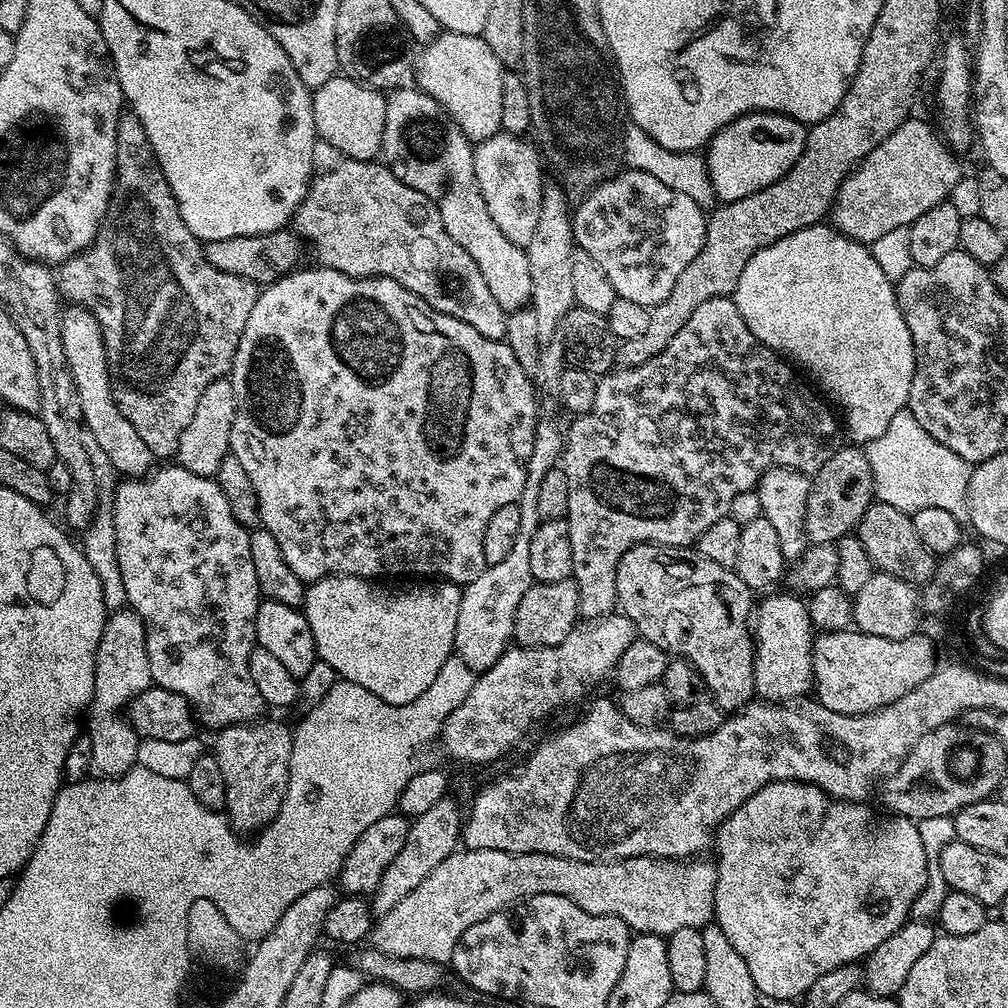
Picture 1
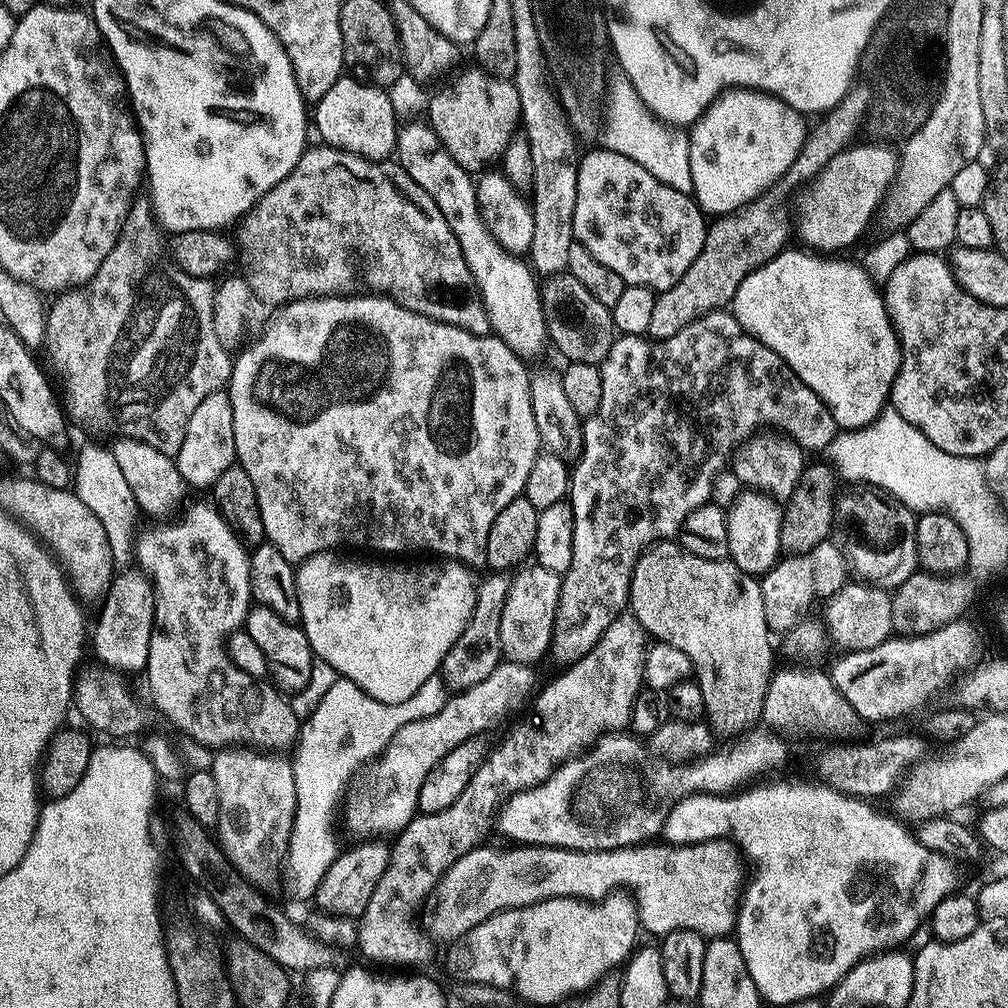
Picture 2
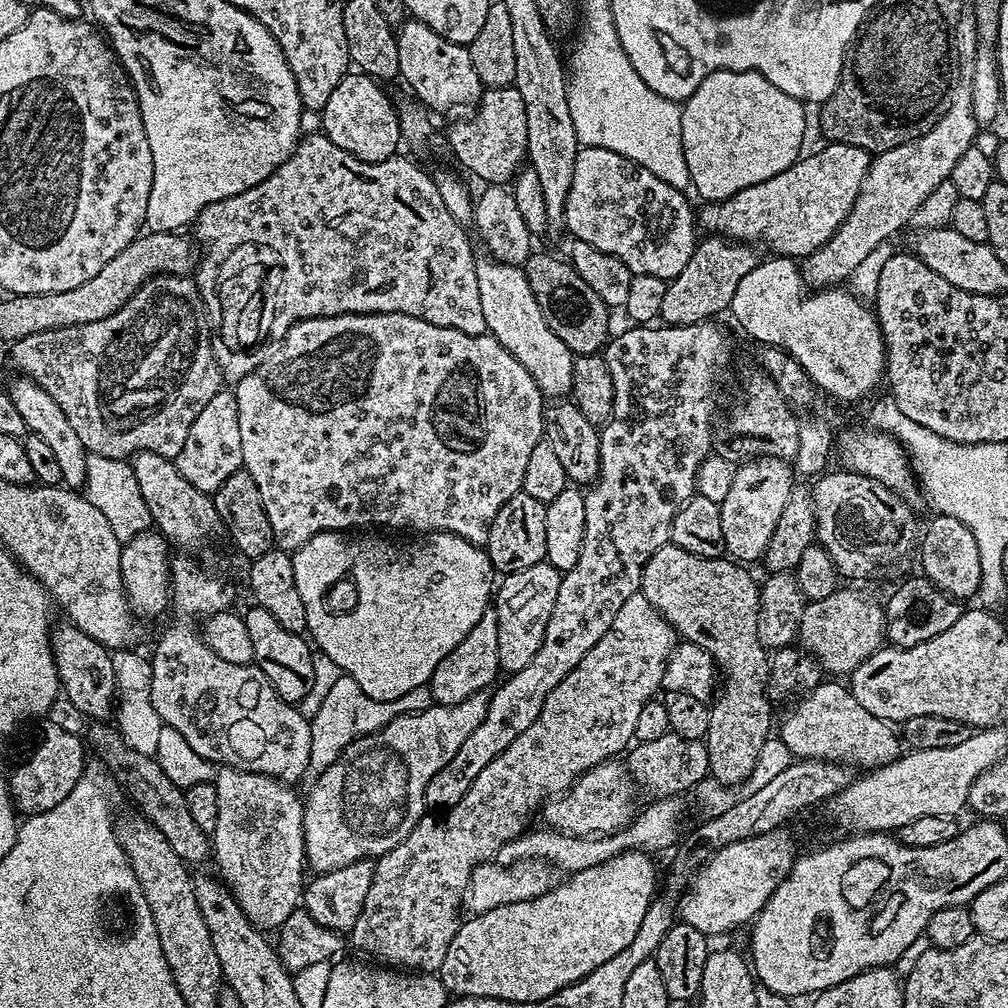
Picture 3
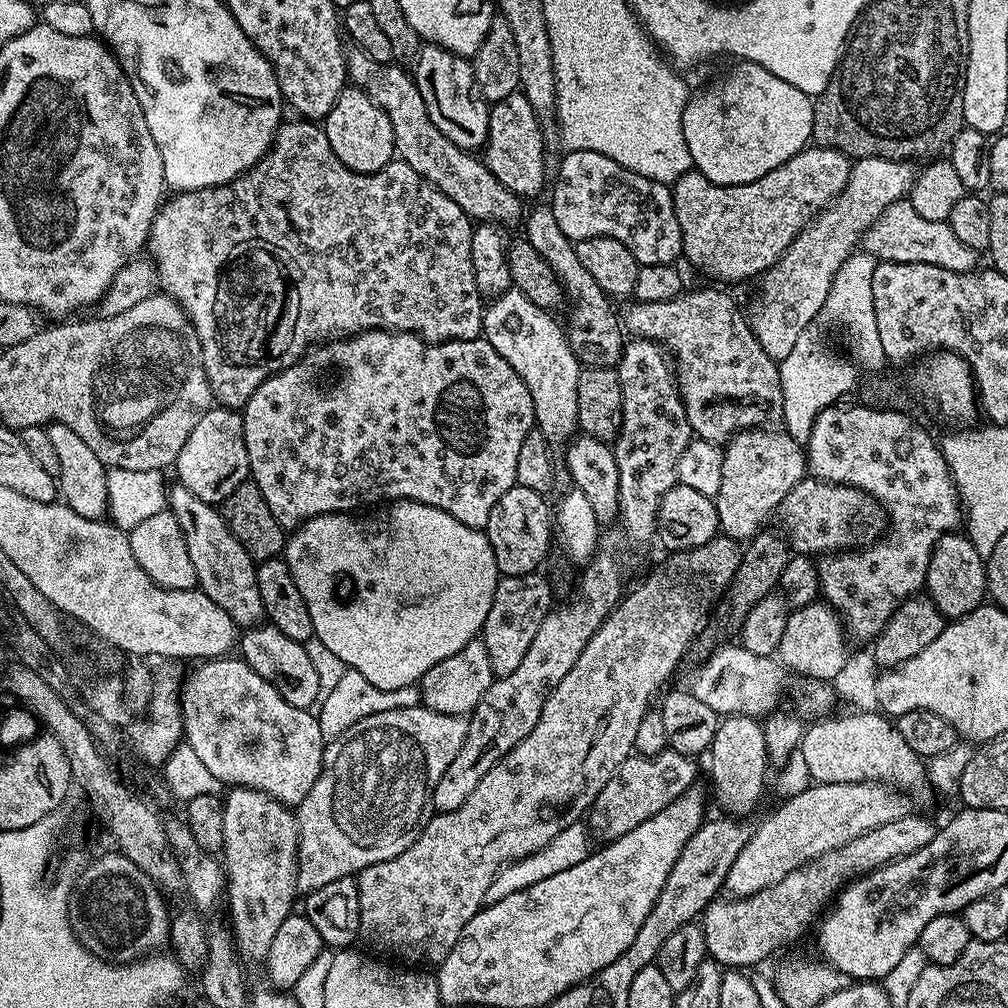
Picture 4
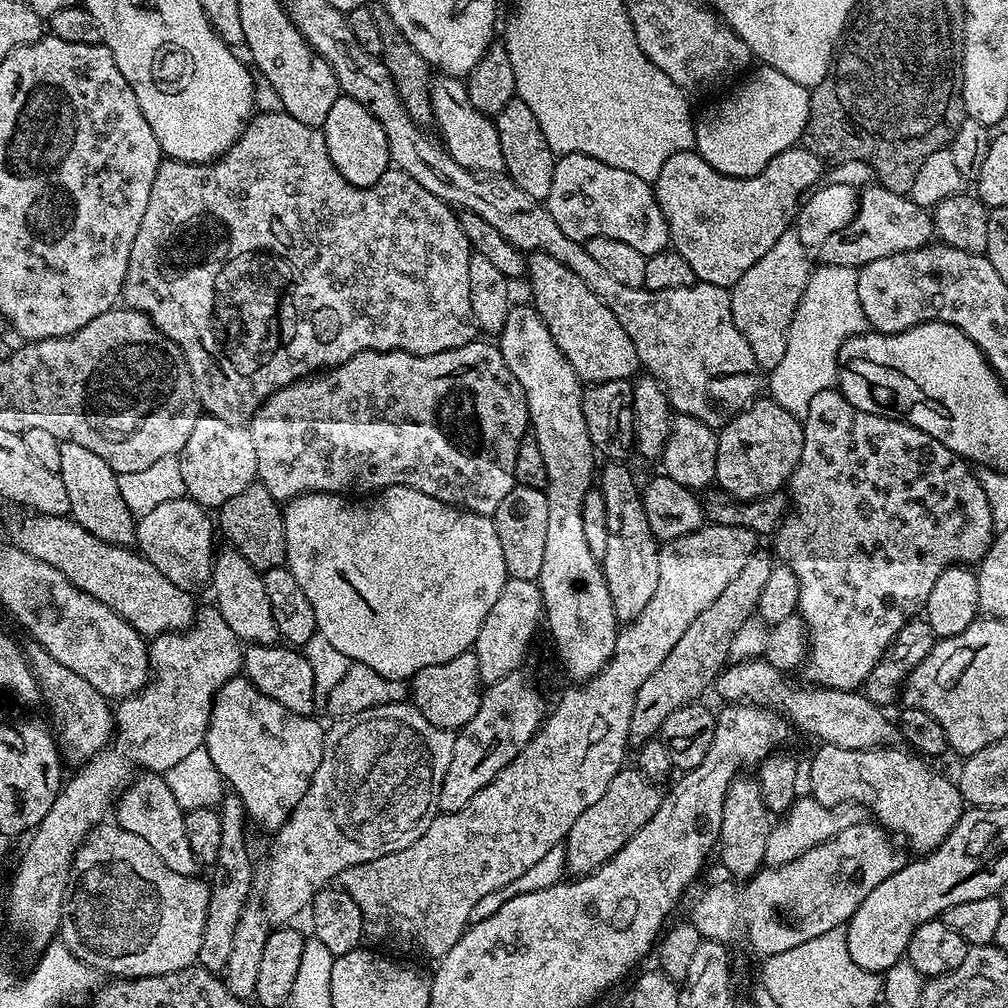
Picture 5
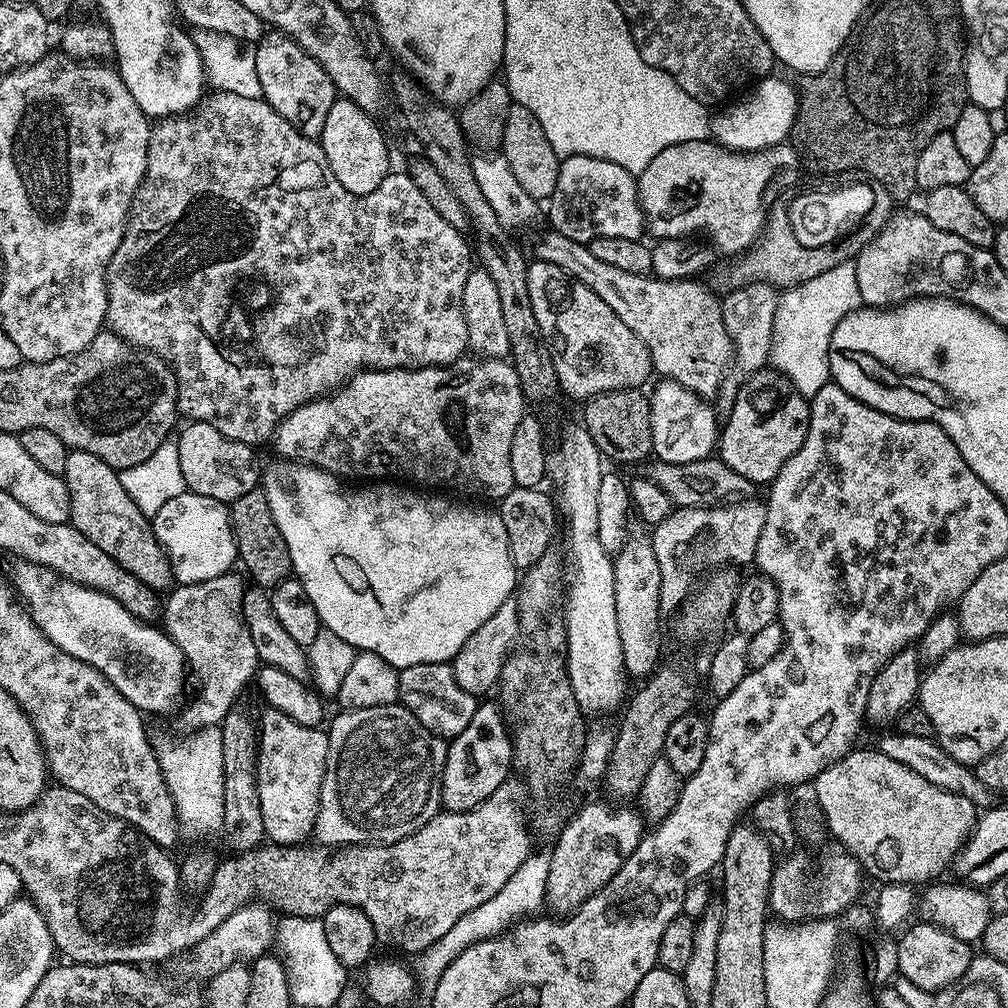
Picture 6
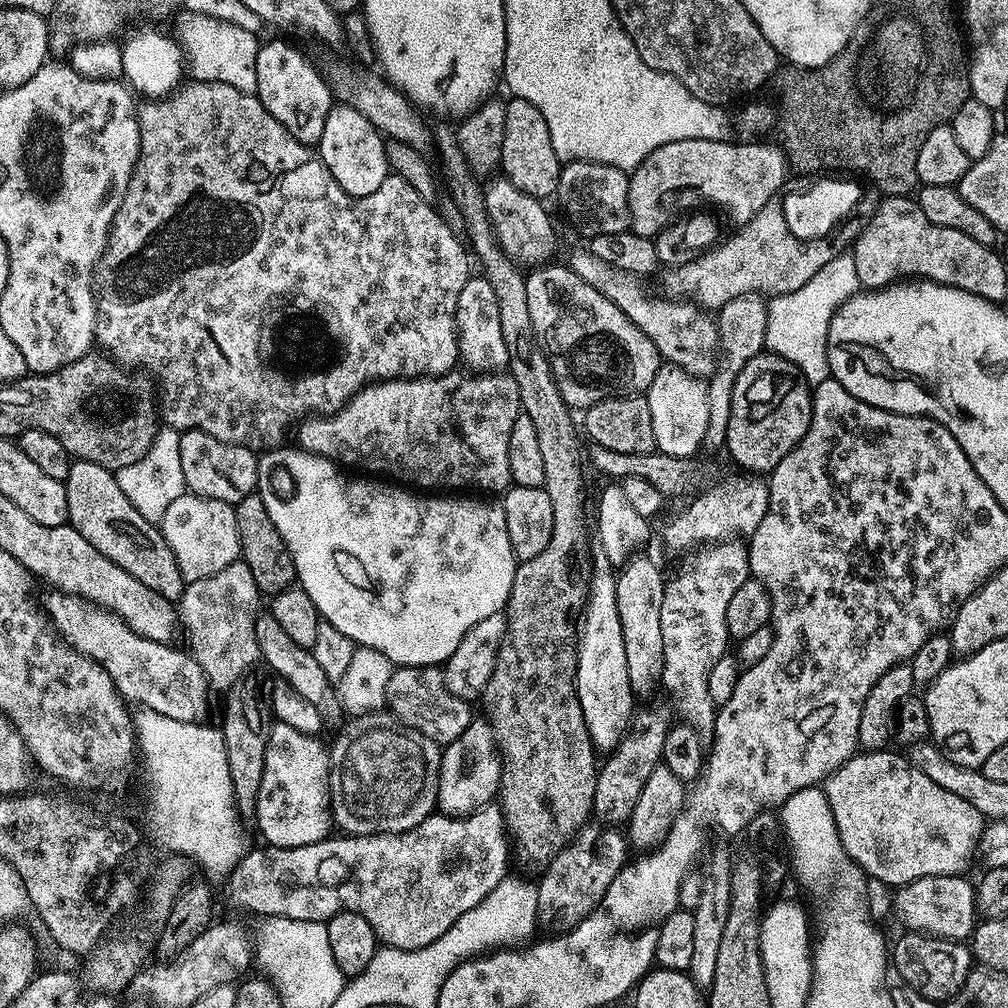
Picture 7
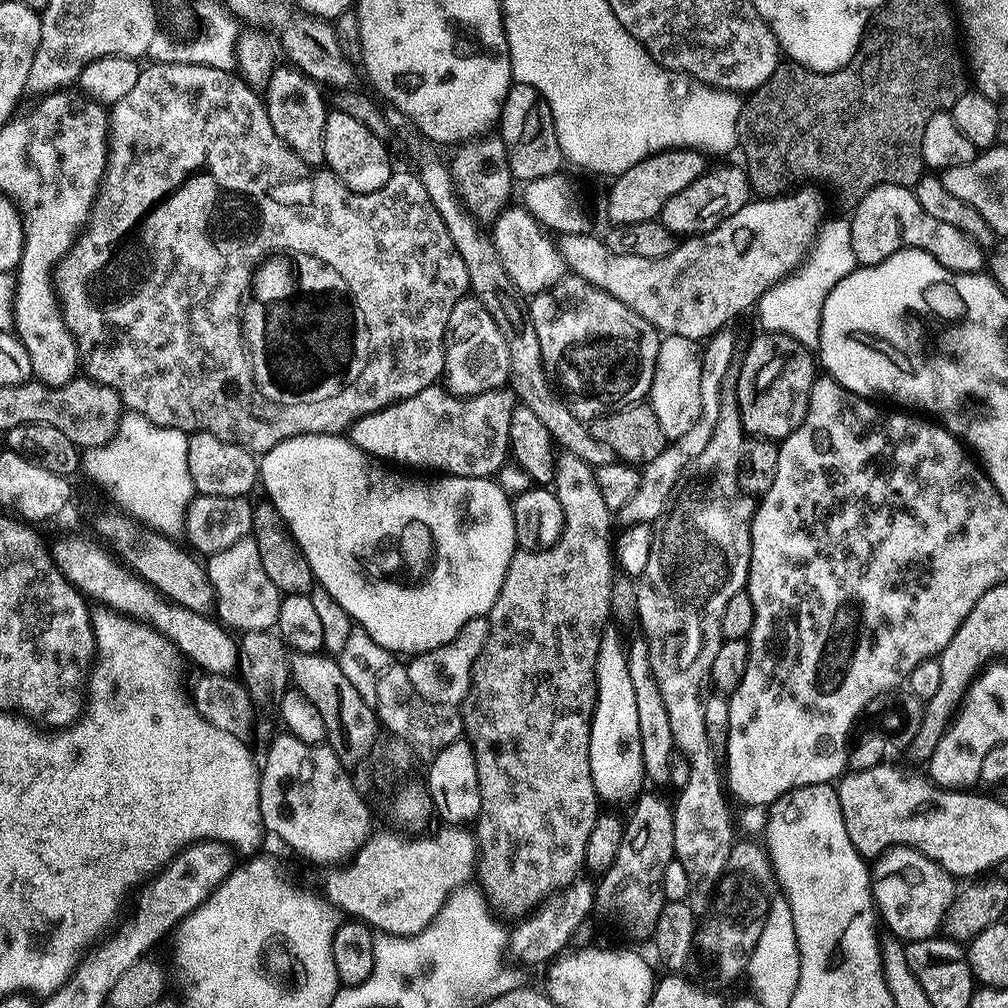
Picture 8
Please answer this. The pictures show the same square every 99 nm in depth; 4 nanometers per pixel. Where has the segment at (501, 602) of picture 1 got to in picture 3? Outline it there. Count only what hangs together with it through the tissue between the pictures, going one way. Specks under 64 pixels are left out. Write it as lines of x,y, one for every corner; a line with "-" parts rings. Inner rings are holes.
489,610
482,614
482,618
478,618
474,630
470,630
470,634
466,634
466,638
462,638
462,642
458,642
458,646
454,646
454,650
450,650
442,662
438,662
430,681
432,699
437,705
453,708
456,704
466,702
466,698
491,689
497,683
496,672
500,671
498,620
495,611

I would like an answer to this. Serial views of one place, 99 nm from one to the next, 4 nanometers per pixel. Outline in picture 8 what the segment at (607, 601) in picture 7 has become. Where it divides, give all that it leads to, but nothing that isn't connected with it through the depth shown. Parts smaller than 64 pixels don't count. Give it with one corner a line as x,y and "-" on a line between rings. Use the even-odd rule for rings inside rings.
605,627
600,636
596,659
596,705
592,711
590,726
590,774
594,778
594,790
601,801
622,800
628,797
631,799
646,784
642,742
638,738
638,710
634,699
634,685
630,682
626,644
625,641
620,641
619,630
612,627

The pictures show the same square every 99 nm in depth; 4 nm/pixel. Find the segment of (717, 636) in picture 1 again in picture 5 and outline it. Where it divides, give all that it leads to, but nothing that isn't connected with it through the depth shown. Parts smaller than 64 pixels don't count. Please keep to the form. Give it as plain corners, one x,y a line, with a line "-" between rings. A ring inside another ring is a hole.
741,774
728,785
726,802
722,802
722,826
718,841
718,853
724,863
725,873
736,878
751,878
764,864
766,842
772,833
774,820
763,802
757,777

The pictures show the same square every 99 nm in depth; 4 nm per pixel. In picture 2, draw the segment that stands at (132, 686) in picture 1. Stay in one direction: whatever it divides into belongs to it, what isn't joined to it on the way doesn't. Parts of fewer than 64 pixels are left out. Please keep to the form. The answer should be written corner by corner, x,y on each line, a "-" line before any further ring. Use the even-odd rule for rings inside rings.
139,570
121,571
112,580
102,603
104,609
100,612
100,621
94,624
94,631
90,636
90,644
91,647
96,647
97,658
108,667
105,669
116,674
143,673
148,667
150,638
154,626
152,583

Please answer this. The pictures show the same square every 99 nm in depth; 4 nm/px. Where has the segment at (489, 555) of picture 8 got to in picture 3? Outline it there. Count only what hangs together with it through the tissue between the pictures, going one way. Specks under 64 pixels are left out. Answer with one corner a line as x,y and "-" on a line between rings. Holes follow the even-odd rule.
323,532
310,538
310,542
306,542
298,551
291,553
294,566
294,586
298,586
302,606
306,606
307,635
314,641
315,647
328,655
343,675
354,678
354,682
358,682
358,686
362,686
362,690
370,698
397,700
410,694
410,690
425,687
431,681
438,662
442,662
442,658
446,658
446,654
450,654
450,650
454,650
454,646
458,646
458,642
462,642
462,638
466,638
466,634
474,630
478,618
482,618
482,614
489,611
490,601
494,596
494,580
492,584
494,569
483,547
471,544
461,536
453,535
452,532
433,532
423,538
412,538
409,544
395,544
394,541
383,540
380,536
383,535

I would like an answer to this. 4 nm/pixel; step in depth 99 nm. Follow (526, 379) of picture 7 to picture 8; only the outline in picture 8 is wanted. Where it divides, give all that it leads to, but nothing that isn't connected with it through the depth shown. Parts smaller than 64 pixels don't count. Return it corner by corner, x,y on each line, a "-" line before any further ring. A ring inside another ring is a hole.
561,451
556,457
556,473
551,482
564,515
564,529
558,542
549,548
541,548
539,552
517,550
510,558
510,566
506,570
506,578
502,582
502,590
498,590
498,598
488,611
488,637
486,646
482,646
482,654
474,662
472,685
462,705
464,718
464,736
474,750
474,758
478,766
480,779
480,814
474,824
474,835
478,845
478,884
489,903
499,912
501,917
516,916
523,918
540,907
542,901
553,892
558,892
571,884
581,875
586,854
586,838
590,838
590,830
594,830
594,822
598,815
598,797
594,790
594,778
590,774
590,726
592,711
596,705
596,659
600,636
609,623
608,615
612,612
612,568
614,572
614,531
612,532
613,509
606,506
602,499
602,490
598,490
596,473
592,465
582,462
574,454

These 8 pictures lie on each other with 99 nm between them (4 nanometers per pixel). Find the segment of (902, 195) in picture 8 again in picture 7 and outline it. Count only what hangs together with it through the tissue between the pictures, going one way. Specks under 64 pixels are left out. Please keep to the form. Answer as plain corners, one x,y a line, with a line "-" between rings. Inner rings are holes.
884,196
876,208
876,213
868,220
868,228
860,232
860,245
851,249
854,258
854,270
858,270
861,285
887,286
901,278
918,277
932,280
935,284
951,284
967,292
979,294
982,298
993,302
1003,301
1004,296
1004,260
998,253
992,252
989,245
974,242
974,238
966,238
962,230
939,228
922,214
915,199
908,196

